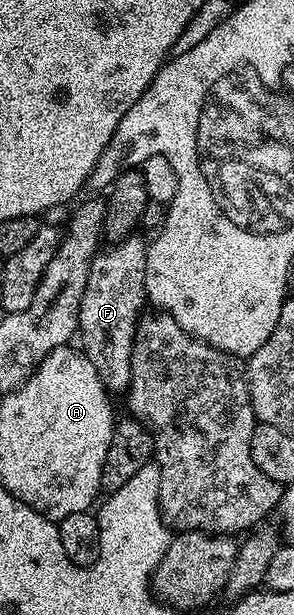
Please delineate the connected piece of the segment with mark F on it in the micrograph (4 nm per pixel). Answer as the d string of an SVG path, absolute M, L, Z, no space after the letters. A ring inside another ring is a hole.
M137 235L108 244L96 253L89 267L85 295L81 295L77 337L83 340L82 352L87 354L93 367L97 367L97 375L101 375L103 384L112 394L122 394L131 387L131 352L135 342L135 328L148 304L146 266L146 242L137 238Z

